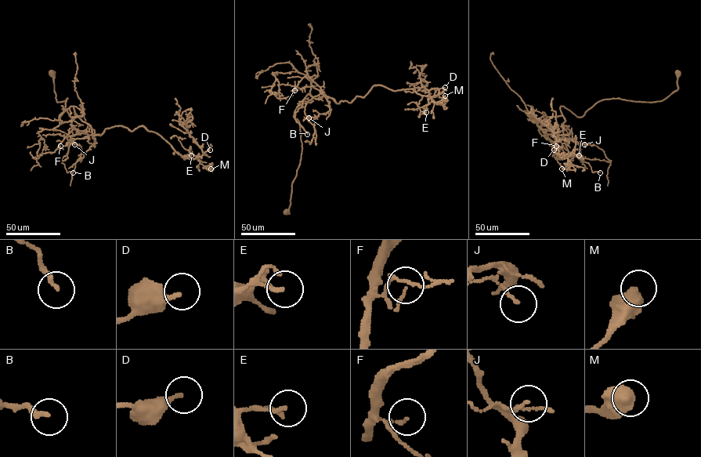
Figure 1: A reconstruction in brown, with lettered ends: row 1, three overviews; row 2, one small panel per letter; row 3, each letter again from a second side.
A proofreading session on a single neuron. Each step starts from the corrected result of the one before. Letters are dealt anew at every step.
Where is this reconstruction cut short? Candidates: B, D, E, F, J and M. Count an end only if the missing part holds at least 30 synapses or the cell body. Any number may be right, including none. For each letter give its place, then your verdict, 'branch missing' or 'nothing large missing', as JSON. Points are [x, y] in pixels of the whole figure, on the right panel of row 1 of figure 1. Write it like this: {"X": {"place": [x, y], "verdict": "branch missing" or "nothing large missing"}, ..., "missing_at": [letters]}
{"B": {"place": [600, 172], "verdict": "nothing large missing"}, "D": {"place": [554, 150], "verdict": "nothing large missing"}, "E": {"place": [579, 155], "verdict": "nothing large missing"}, "F": {"place": [556, 146], "verdict": "nothing large missing"}, "J": {"place": [584, 144], "verdict": "nothing large missing"}, "M": {"place": [561, 168], "verdict": "nothing large missing"}, "missing_at": []}

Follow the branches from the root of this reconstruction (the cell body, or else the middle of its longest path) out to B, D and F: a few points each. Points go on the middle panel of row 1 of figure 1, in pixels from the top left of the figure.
B: (286, 211), (301, 149), (294, 110), (308, 93), (326, 96), (322, 92), (304, 99), (295, 113), (307, 134)
D: (286, 211), (301, 149), (294, 110), (308, 93), (338, 103), (363, 97), (374, 85), (432, 96), (445, 87)
F: (286, 211), (301, 149), (294, 110), (308, 93), (316, 99), (326, 96), (307, 75), (294, 90)

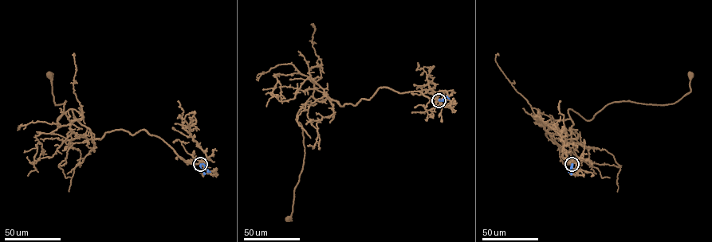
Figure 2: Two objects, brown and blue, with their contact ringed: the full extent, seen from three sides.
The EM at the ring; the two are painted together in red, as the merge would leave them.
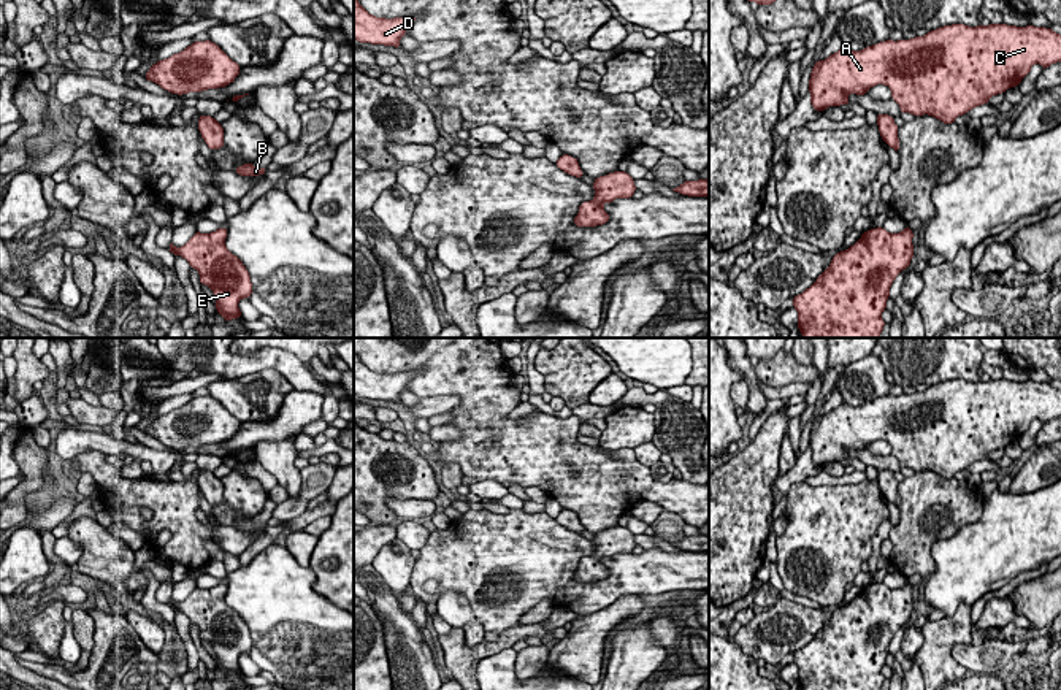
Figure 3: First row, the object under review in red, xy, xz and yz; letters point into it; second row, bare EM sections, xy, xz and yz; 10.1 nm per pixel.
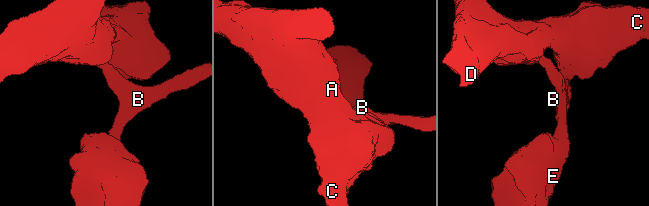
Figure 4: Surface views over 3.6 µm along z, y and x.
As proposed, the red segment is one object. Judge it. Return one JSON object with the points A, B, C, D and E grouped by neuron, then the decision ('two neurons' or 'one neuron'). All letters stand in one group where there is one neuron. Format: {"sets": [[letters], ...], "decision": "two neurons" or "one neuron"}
{"sets": [["A", "B", "C", "D", "E"]], "decision": "one neuron"}

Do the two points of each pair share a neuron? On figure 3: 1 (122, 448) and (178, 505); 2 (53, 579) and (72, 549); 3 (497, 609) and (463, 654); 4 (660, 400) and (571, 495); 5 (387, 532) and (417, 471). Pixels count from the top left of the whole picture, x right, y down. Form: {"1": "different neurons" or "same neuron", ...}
{"1": "different neurons", "2": "different neurons", "3": "different neurons", "4": "different neurons", "5": "different neurons"}

